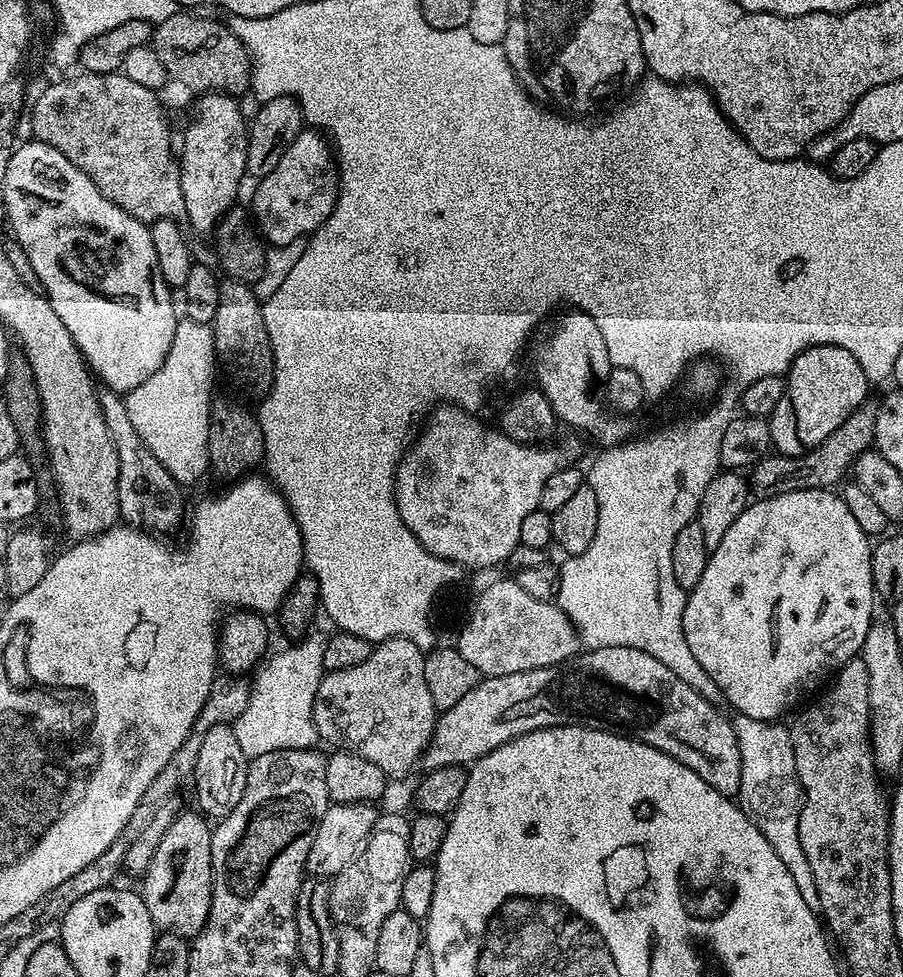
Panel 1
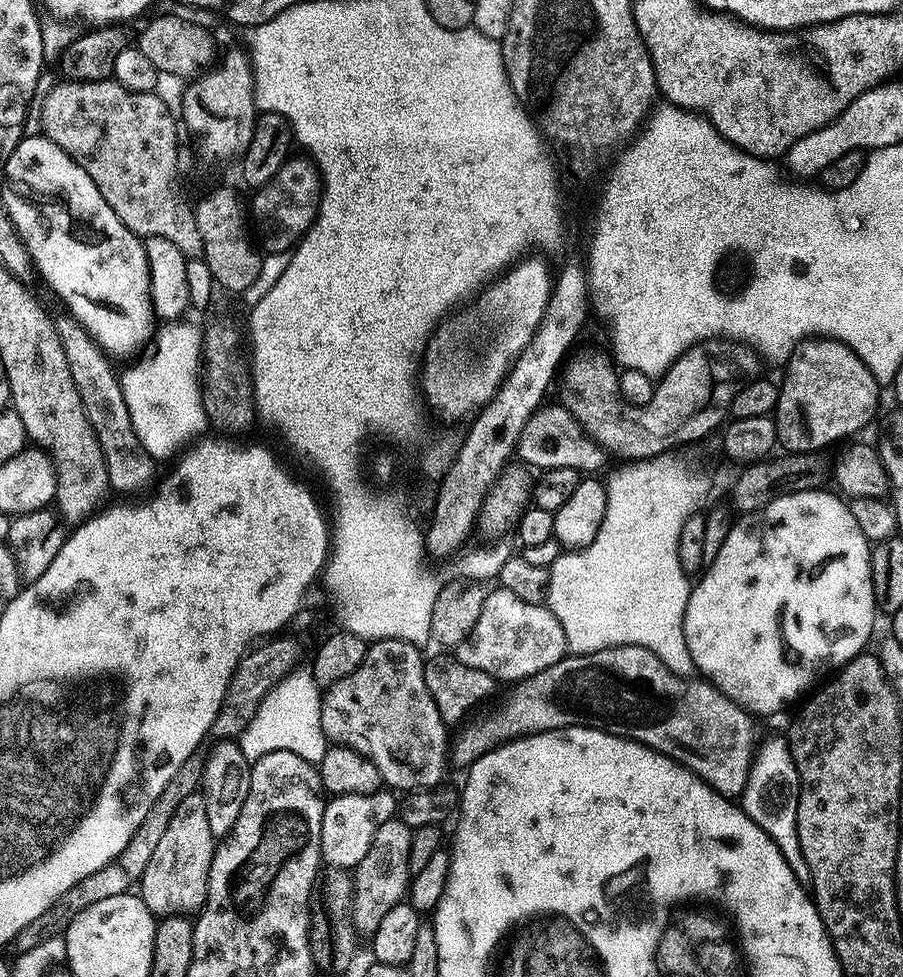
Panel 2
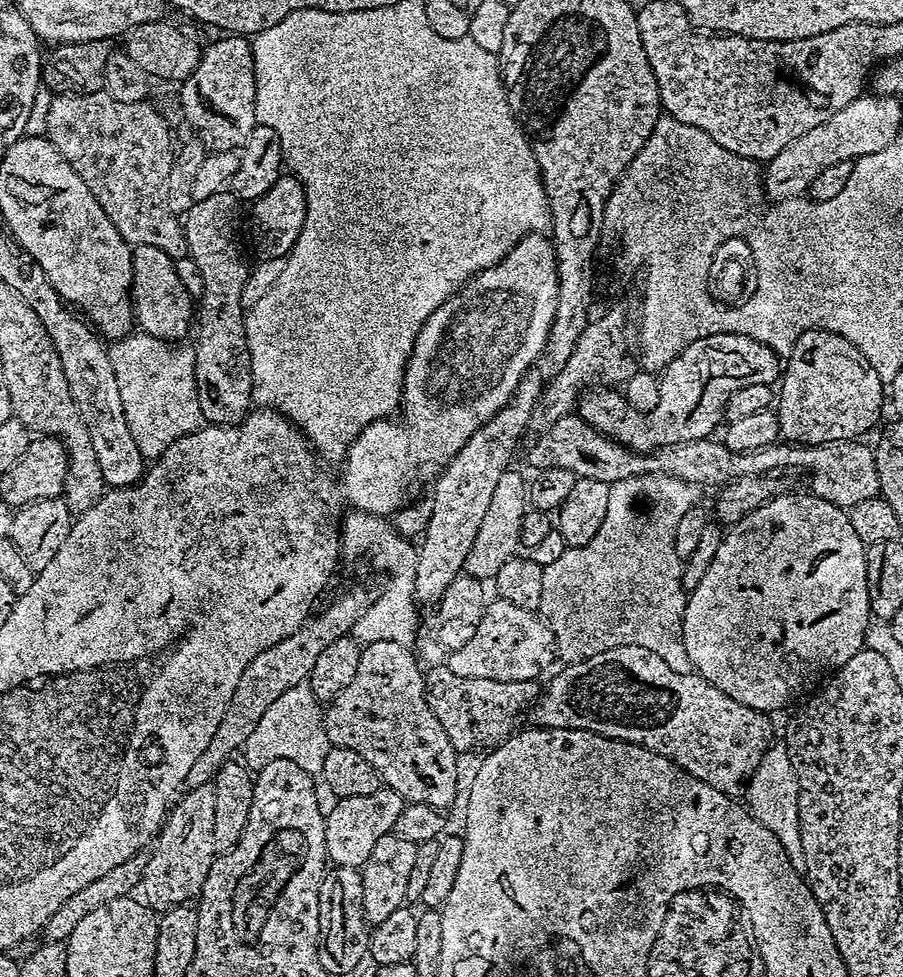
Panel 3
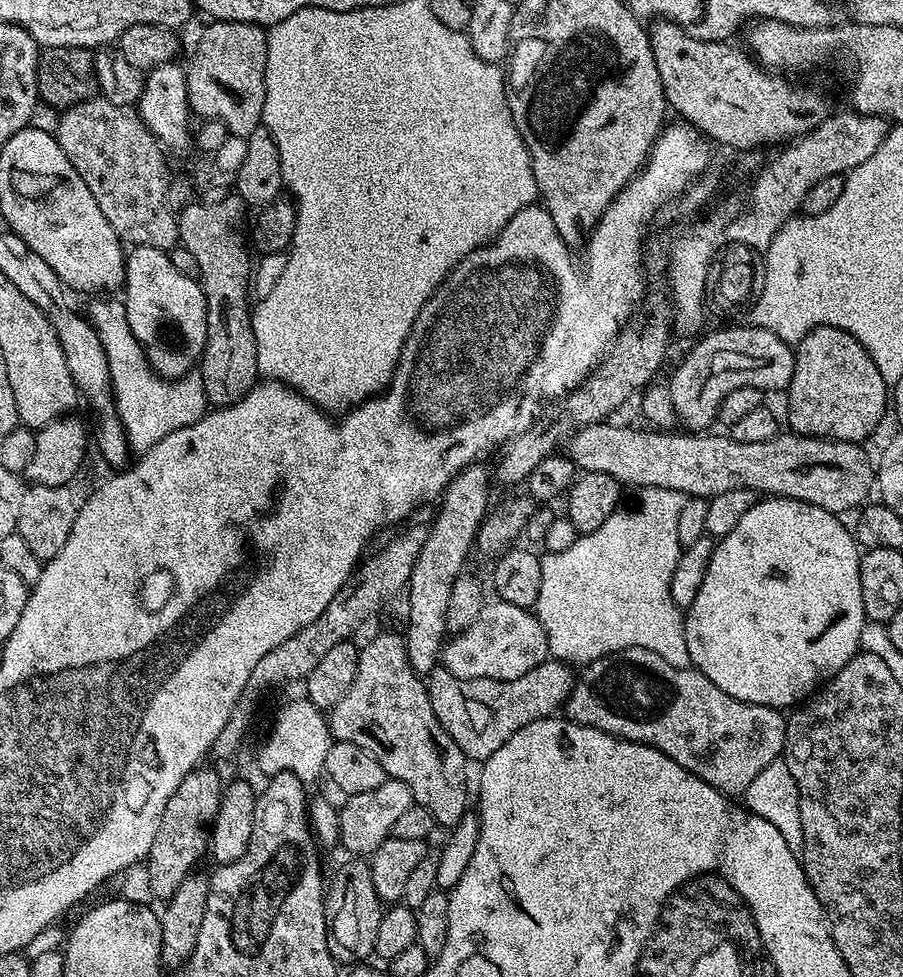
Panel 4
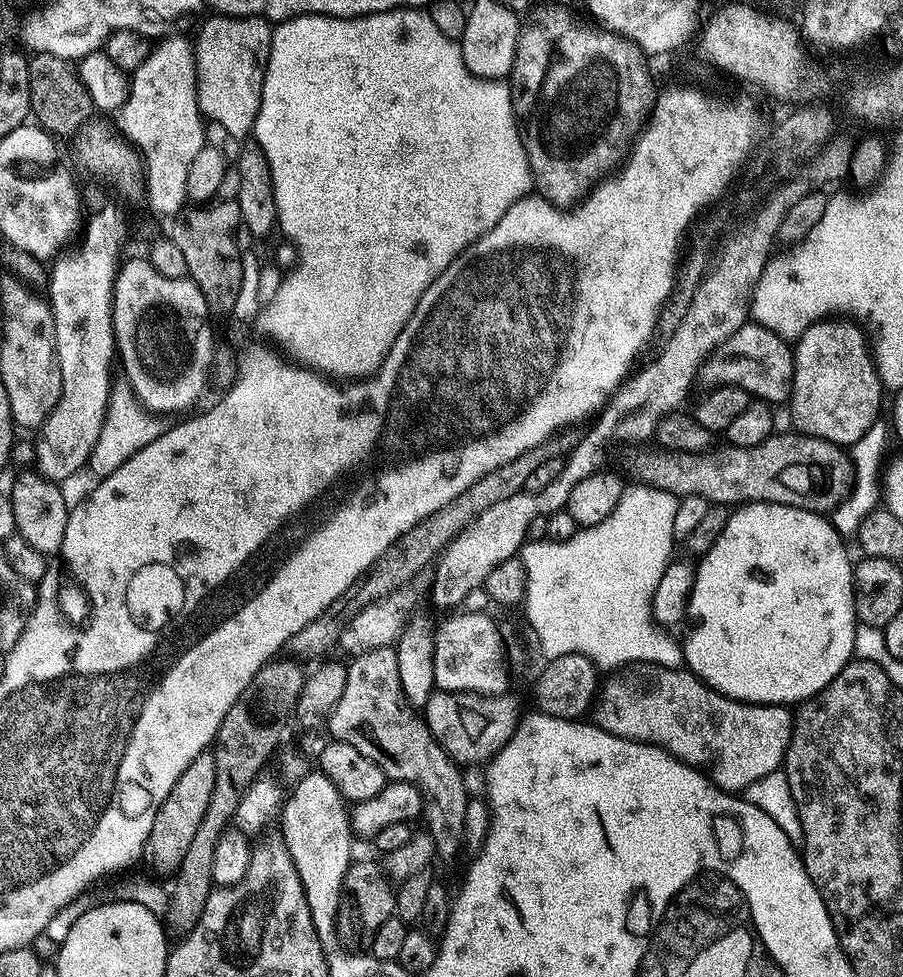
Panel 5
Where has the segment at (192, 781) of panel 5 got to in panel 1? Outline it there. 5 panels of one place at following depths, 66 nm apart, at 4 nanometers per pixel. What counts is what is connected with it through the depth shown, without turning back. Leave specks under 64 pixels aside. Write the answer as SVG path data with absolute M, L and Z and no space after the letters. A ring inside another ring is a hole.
M191 811L182 813L164 833L159 833L152 861L142 876L142 895L152 923L160 932L173 932L185 938L194 938L204 929L212 901L212 828L199 811Z

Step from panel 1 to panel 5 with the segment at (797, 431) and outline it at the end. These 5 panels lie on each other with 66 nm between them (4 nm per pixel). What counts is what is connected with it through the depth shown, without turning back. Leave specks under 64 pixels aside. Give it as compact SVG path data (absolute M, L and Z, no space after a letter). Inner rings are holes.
M825 318L816 324L811 324L800 335L799 340L795 341L792 354L792 394L790 397L790 405L792 404L792 420L797 424L795 427L803 435L816 436L820 440L828 440L831 444L839 444L841 446L857 444L869 432L873 424L877 423L879 416L876 415L880 412L880 392L882 393L882 385L880 383L880 375L876 372L876 361L870 351L870 340L866 335L865 329L859 323L853 322L848 318Z

